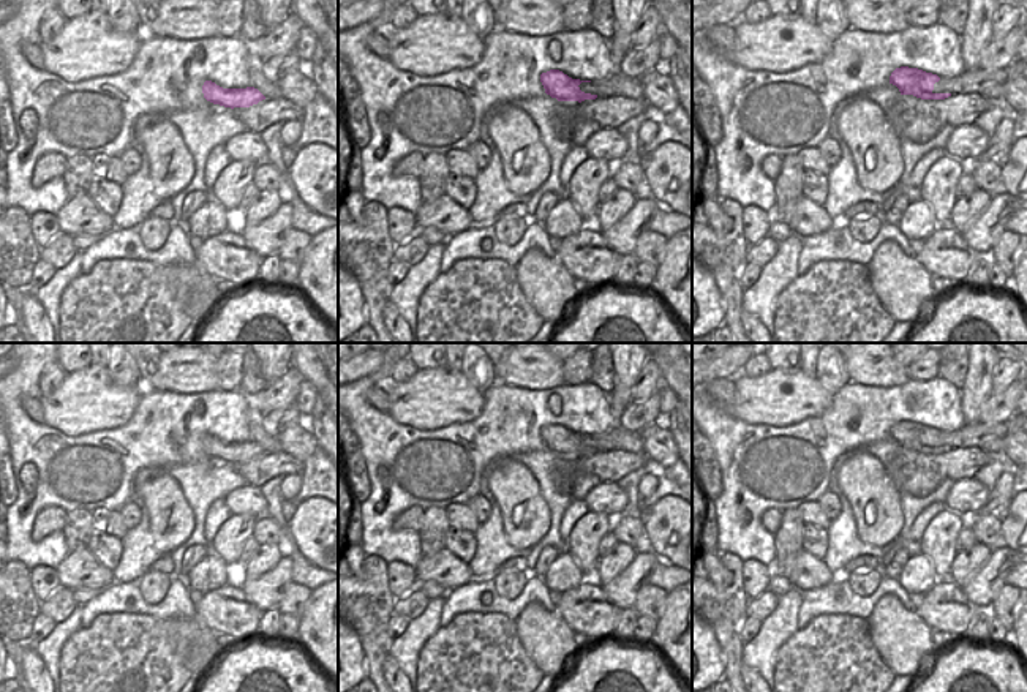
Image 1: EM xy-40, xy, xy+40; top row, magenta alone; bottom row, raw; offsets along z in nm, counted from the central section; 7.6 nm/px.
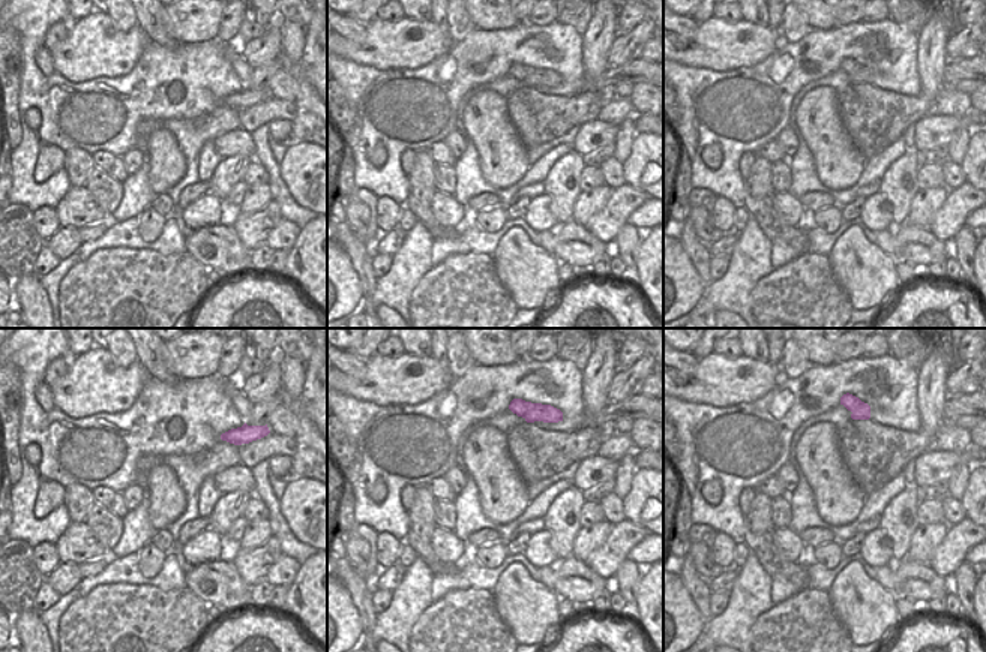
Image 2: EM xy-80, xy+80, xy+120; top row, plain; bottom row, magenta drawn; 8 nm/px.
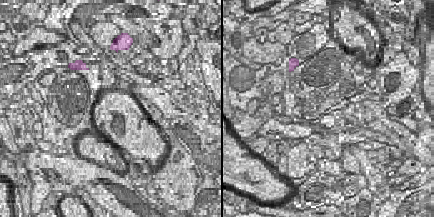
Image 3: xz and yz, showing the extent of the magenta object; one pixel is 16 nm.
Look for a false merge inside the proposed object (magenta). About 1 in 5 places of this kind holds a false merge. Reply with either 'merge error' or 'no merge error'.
no merge error

